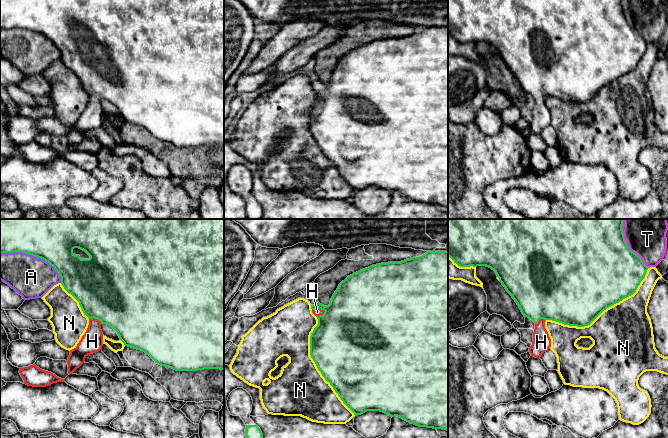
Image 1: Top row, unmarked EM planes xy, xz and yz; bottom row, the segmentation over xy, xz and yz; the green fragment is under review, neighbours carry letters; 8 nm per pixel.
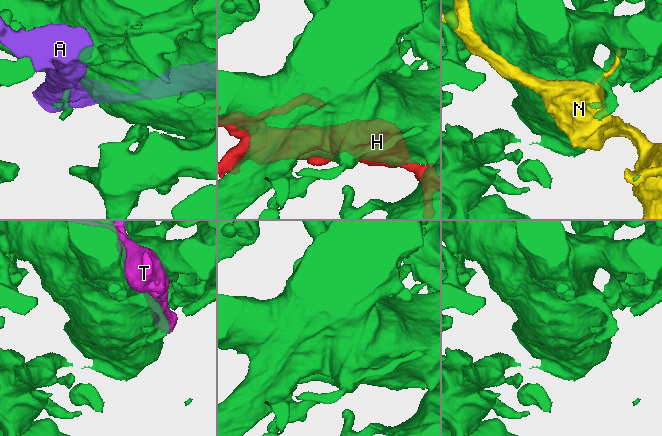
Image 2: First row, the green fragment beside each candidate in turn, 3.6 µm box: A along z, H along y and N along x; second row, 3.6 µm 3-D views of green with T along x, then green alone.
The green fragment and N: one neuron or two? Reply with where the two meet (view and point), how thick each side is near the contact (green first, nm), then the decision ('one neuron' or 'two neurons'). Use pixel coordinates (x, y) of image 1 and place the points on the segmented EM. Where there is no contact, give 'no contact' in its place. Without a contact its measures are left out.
contact yz (601, 312); calibres 500 and 480 nm; two neurons

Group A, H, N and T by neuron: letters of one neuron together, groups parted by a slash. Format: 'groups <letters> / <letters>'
groups A / H / N / T

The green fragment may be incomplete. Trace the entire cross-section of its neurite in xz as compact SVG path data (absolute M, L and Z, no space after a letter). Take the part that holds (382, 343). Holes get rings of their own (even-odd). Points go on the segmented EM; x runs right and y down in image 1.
M427 251L422 256L401 262L381 263L362 269L339 284L328 306L318 302L311 305L311 309L318 319L318 325L310 336L310 356L322 376L355 416L367 411L380 411L419 427L448 431L448 251Z

